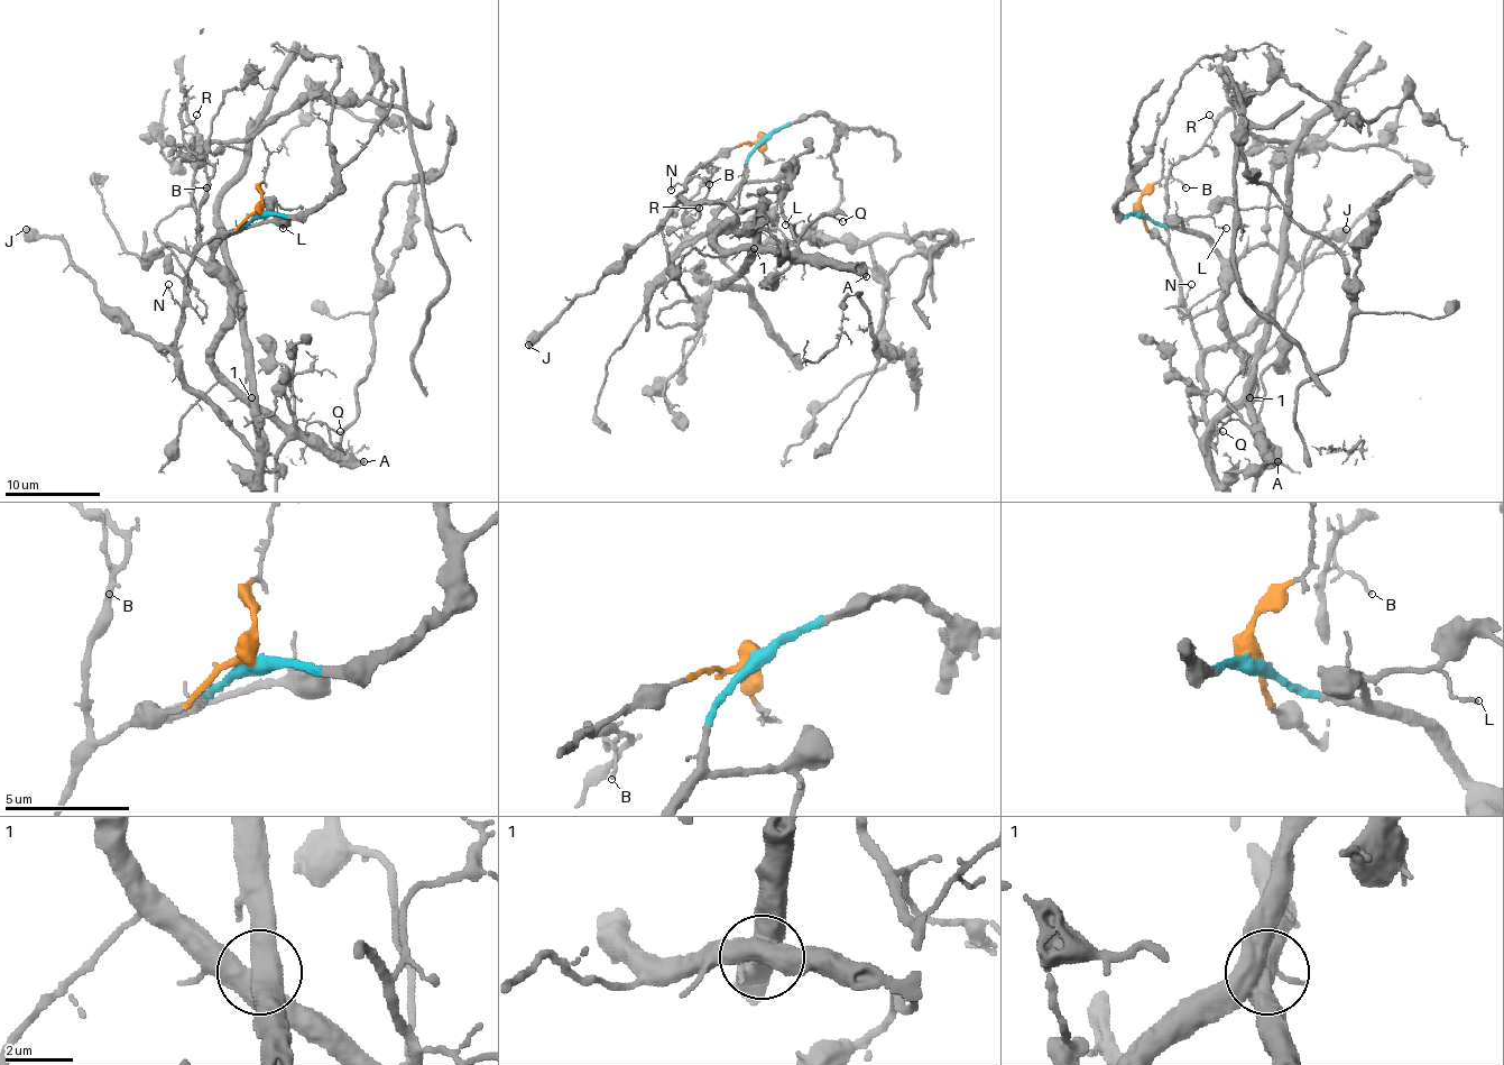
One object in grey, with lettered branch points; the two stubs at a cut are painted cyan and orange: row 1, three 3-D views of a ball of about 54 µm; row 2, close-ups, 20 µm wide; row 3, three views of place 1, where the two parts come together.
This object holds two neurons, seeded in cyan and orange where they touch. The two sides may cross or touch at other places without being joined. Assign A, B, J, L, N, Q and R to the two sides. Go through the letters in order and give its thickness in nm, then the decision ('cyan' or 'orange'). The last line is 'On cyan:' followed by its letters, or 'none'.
A: 480 nm thick; cyan
B: 120 nm thick; orange
J: 550 nm thick; orange
L: 130 nm thick; cyan
N: 120 nm thick; orange
Q: 110 nm thick; cyan
R: 80 nm thick; orange
On cyan: A, L, Q

